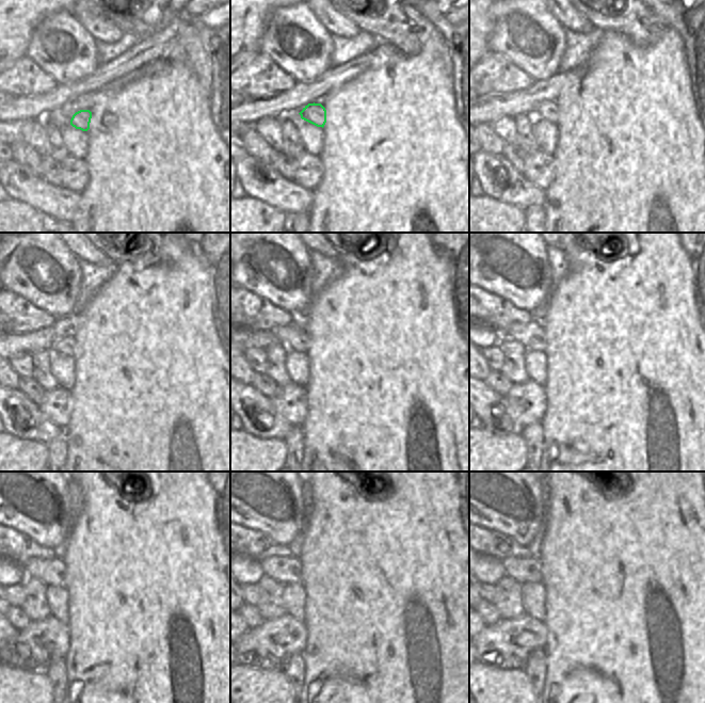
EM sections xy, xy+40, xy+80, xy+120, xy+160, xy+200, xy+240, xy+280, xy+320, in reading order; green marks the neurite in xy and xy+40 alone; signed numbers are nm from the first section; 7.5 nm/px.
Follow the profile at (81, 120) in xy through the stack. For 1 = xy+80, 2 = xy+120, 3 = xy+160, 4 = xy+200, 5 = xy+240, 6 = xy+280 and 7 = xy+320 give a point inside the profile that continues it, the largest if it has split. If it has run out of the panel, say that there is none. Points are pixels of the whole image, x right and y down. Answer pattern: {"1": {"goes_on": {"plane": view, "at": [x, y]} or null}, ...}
{"1": {"goes_on": {"plane": "xy+80", "at": [547, 110]}}, "2": {"goes_on": {"plane": "xy+120", "at": [67, 346]}}, "3": {"goes_on": {"plane": "xy+160", "at": [294, 336]}}, "4": {"goes_on": {"plane": "xy+200", "at": [532, 335]}}, "5": {"goes_on": {"plane": "xy+240", "at": [52, 572]}}, "6": {"goes_on": {"plane": "xy+280", "at": [285, 571]}}, "7": {"goes_on": {"plane": "xy+320", "at": [522, 570]}}}

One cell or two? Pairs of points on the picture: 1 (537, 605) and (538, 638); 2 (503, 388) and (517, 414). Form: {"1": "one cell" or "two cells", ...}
{"1": "two cells", "2": "two cells"}

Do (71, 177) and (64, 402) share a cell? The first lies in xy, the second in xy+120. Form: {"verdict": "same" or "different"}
{"verdict": "same"}

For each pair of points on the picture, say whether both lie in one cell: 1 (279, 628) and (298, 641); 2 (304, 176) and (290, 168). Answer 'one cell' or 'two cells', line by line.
1: one cell
2: two cells

